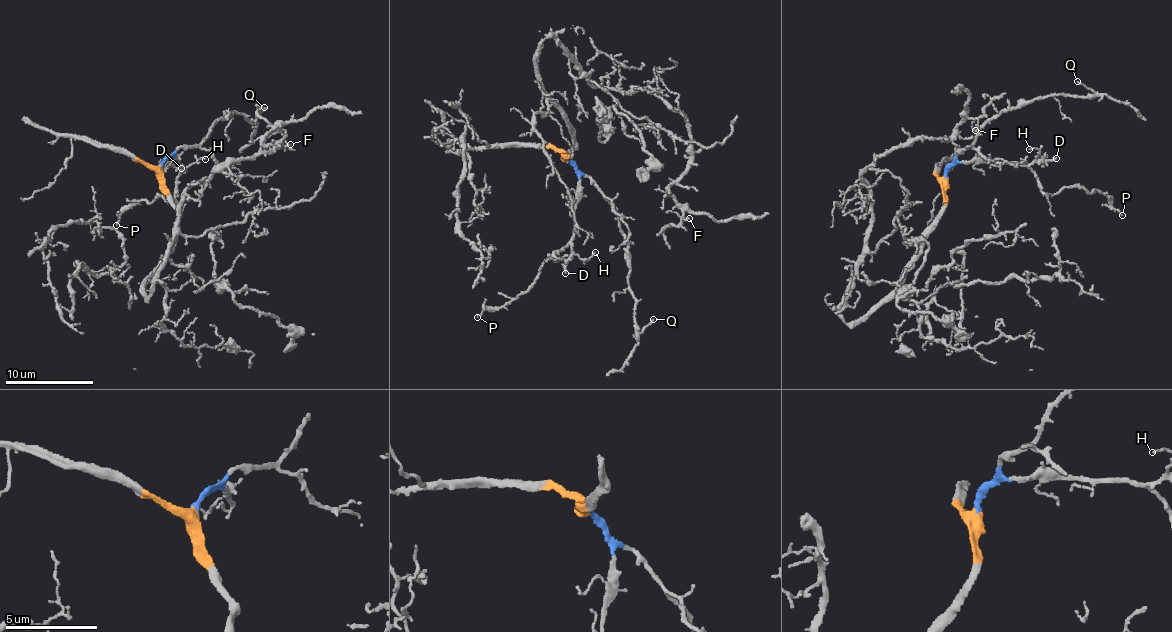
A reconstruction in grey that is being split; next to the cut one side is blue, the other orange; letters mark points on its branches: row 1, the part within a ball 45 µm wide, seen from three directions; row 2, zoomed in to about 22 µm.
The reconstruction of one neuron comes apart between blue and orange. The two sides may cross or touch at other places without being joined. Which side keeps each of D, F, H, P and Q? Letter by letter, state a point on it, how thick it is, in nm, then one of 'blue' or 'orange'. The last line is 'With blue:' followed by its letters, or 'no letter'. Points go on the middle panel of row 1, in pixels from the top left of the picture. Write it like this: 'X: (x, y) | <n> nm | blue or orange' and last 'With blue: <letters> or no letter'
D: (565, 273) | 200 nm | blue
F: (689, 218) | 110 nm | orange
H: (595, 252) | 100 nm | blue
P: (477, 317) | 120 nm | blue
Q: (653, 319) | 140 nm | blue
With blue: D, H, P, Q

